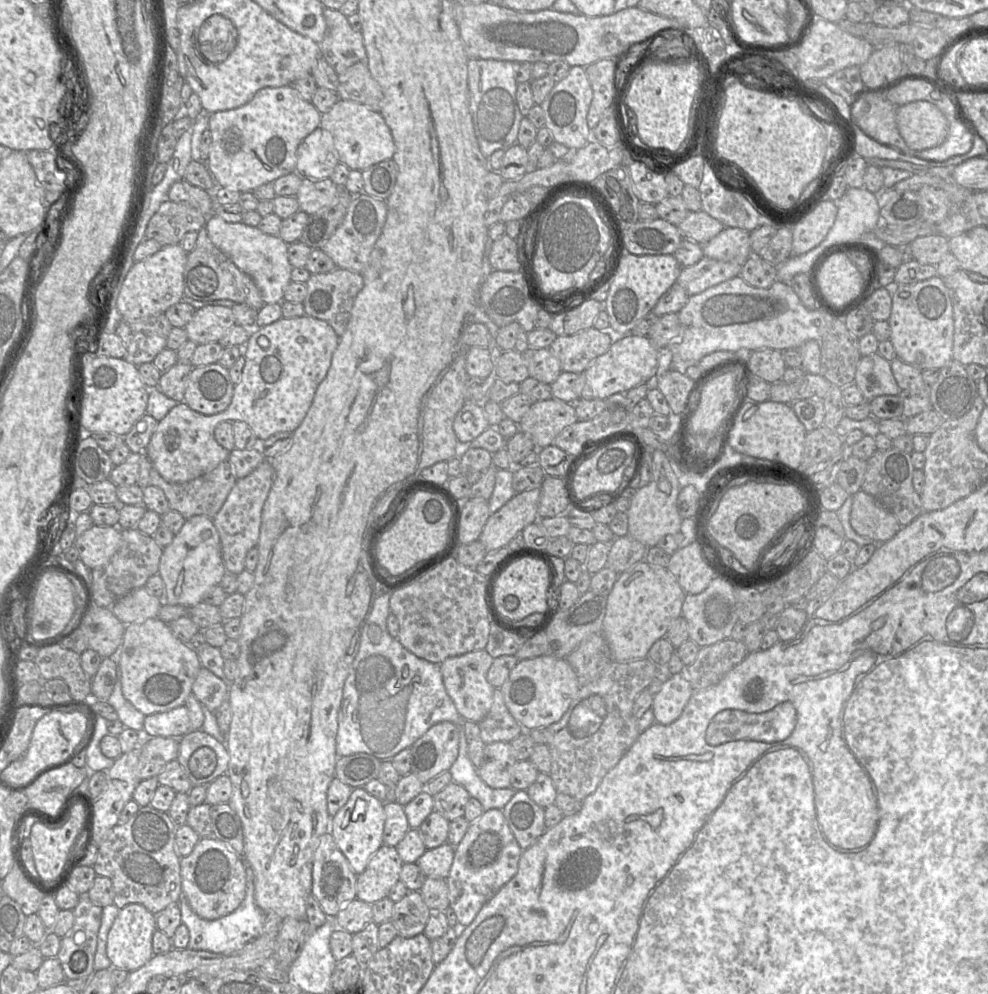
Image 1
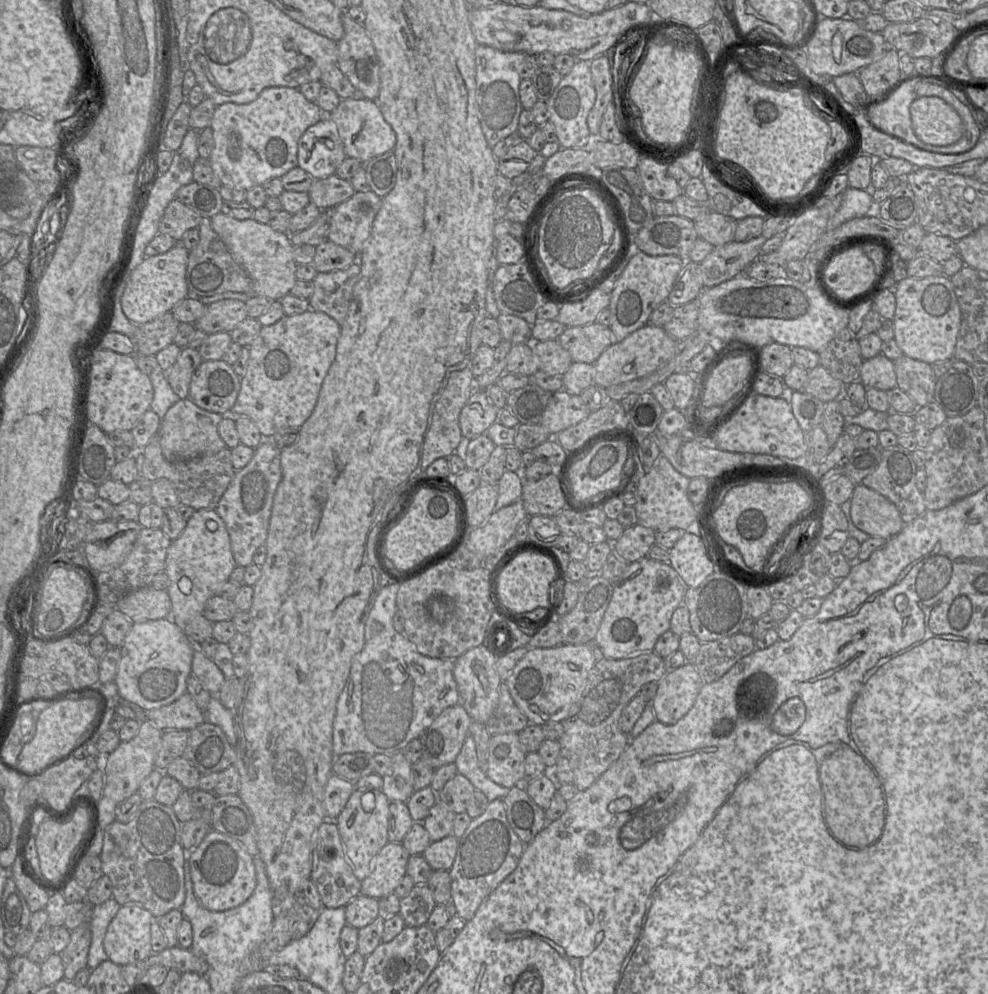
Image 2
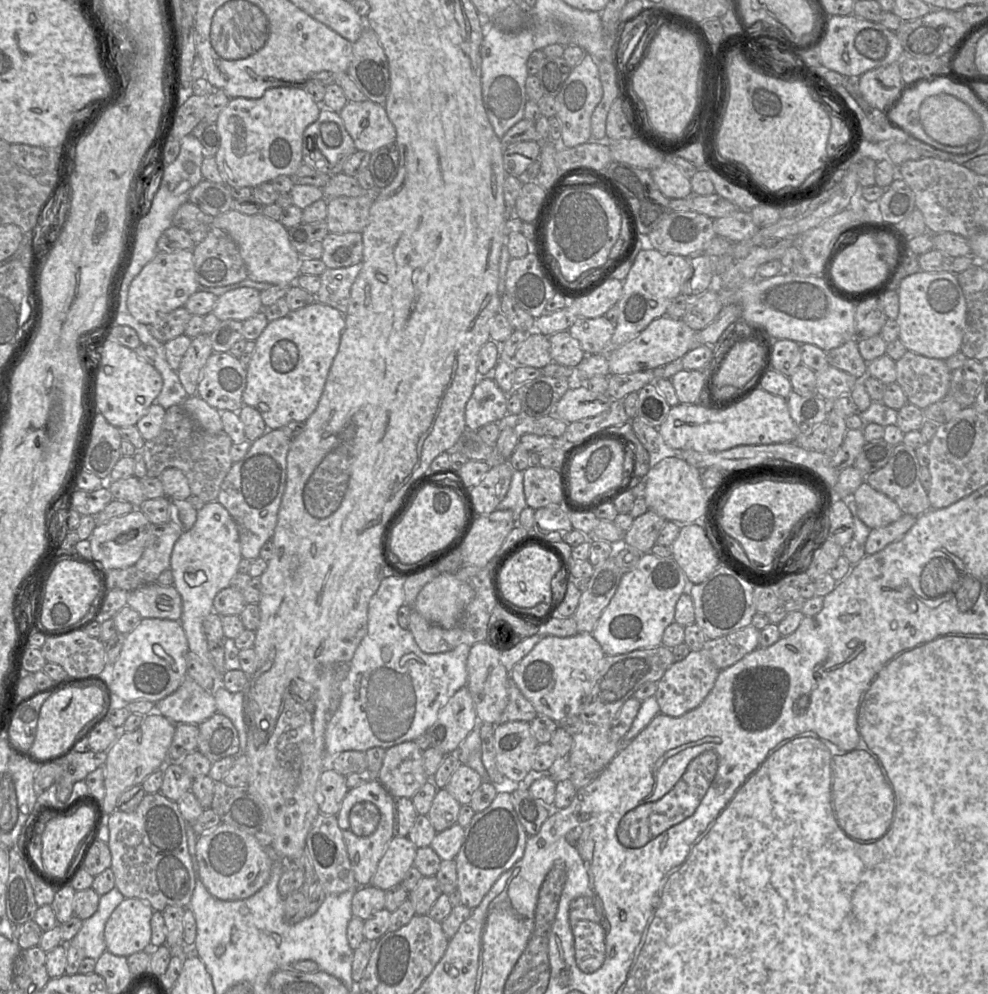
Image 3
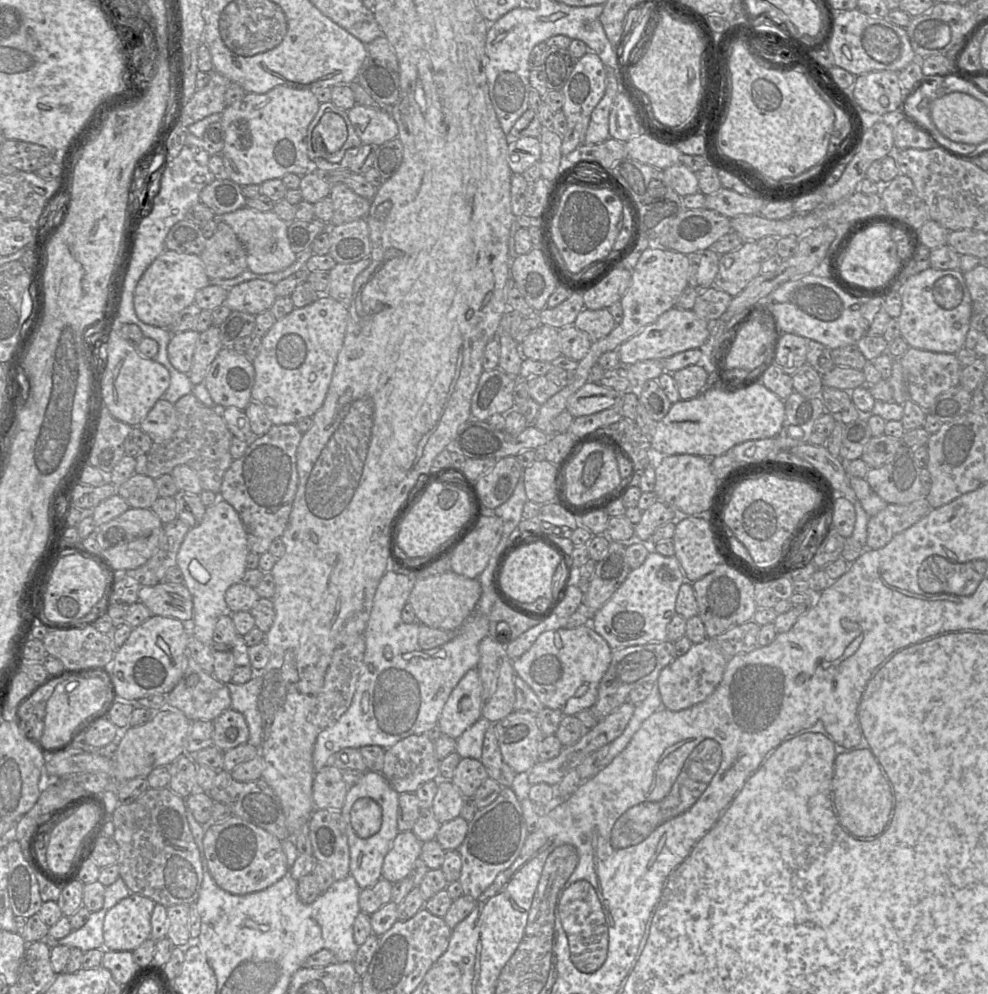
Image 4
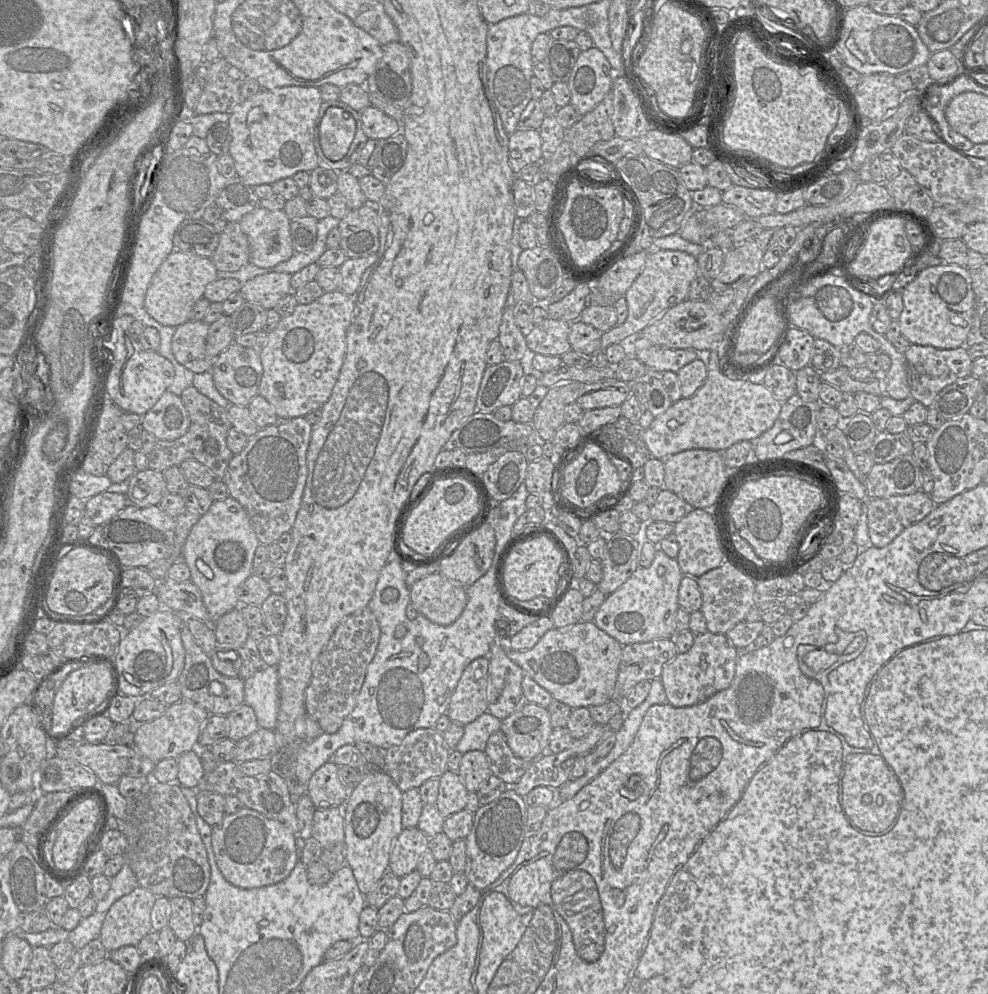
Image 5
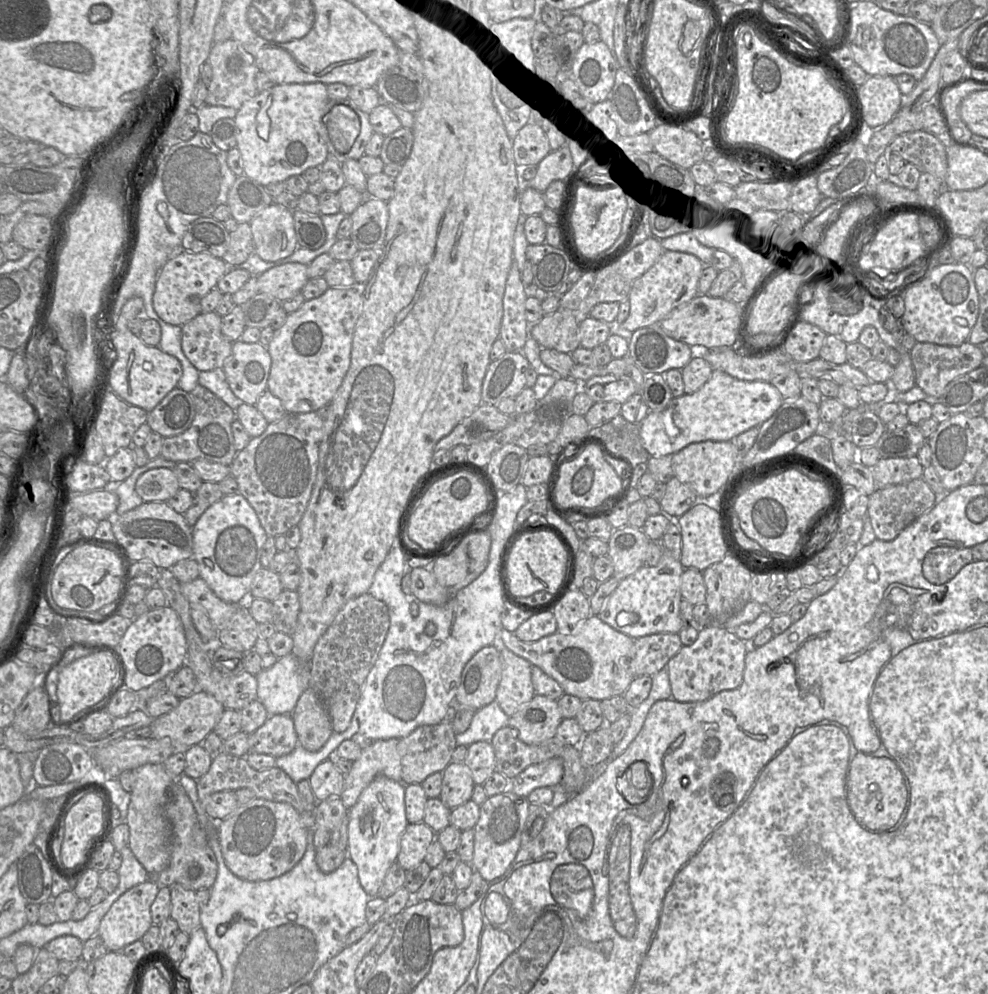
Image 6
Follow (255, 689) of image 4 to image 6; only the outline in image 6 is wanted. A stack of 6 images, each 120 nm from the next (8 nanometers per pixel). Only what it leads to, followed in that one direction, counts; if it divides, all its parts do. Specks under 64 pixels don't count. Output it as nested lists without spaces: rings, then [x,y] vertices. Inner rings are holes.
[[[292,653],[279,658],[277,662],[268,669],[263,669],[256,675],[257,700],[267,710],[269,716],[278,714],[292,715],[301,694],[310,687],[309,663],[302,662]]]

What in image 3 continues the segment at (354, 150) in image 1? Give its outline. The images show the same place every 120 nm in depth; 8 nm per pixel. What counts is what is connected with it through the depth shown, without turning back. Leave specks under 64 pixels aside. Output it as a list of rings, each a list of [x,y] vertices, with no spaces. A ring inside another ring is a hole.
[[[371,100],[348,101],[339,112],[345,128],[353,139],[356,150],[372,153],[377,149],[396,142],[397,131],[389,119],[383,104]]]

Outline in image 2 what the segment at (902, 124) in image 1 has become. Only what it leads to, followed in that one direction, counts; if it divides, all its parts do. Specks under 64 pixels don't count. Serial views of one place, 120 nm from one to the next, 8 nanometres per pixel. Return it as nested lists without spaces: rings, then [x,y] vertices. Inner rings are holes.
[[[936,96],[917,97],[910,105],[910,117],[915,135],[926,144],[951,145],[964,133],[957,111]]]

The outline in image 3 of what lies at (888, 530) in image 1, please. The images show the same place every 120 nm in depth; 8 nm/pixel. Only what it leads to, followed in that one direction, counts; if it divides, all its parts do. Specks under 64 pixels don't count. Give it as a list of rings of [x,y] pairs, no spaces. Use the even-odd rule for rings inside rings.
[[[863,482],[853,493],[859,519],[870,529],[887,526],[902,515],[898,505],[885,494]]]

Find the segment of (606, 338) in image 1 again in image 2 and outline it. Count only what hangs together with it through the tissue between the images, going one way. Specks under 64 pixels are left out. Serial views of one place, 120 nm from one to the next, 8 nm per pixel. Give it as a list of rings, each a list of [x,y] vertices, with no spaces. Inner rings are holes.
[[[596,321],[582,326],[565,327],[557,340],[569,352],[572,362],[590,364],[594,364],[608,346],[618,342],[609,326]]]

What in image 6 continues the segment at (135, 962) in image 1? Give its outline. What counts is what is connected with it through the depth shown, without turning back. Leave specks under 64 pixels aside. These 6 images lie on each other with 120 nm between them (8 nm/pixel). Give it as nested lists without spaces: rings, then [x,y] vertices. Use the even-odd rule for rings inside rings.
[[[154,879],[136,885],[123,893],[102,918],[97,935],[101,937],[108,951],[122,951],[127,945],[141,940],[153,925],[151,905],[159,892],[159,885]]]

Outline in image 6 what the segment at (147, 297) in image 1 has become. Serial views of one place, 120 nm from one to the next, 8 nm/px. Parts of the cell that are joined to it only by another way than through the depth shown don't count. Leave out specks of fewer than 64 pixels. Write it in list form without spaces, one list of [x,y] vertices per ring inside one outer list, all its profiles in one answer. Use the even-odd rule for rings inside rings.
[[[183,249],[170,257],[156,279],[153,307],[157,315],[168,324],[183,326],[201,314],[202,299],[226,274],[226,263],[208,253],[192,253]]]

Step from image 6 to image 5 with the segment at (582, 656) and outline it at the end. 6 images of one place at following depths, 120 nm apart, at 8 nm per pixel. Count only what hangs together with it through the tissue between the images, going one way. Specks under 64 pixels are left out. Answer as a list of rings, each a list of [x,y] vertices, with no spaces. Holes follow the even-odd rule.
[[[593,621],[577,622],[565,627],[553,627],[538,643],[526,651],[506,649],[507,656],[519,665],[541,687],[546,689],[554,700],[567,704],[572,709],[597,706],[614,699],[614,689],[623,645],[601,630]]]

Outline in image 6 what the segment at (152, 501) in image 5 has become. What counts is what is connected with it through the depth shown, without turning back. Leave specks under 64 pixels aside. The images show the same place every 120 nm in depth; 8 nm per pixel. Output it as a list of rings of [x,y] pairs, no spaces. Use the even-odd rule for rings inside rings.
[[[153,468],[136,481],[135,491],[143,502],[168,501],[179,491],[179,483],[173,469]]]

